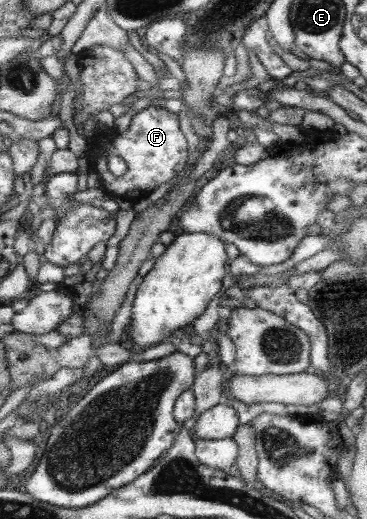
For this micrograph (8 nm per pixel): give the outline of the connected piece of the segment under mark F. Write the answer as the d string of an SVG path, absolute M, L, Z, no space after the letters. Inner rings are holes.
M149 105L132 117L127 130L119 132L115 126L108 127L107 133L95 130L92 138L93 143L88 145L86 152L90 170L99 174L101 187L106 194L124 205L146 198L160 184L175 178L187 162L187 140L179 130L179 116L165 106ZM109 156L123 158L127 164L127 172L121 176L113 175L107 168Z

